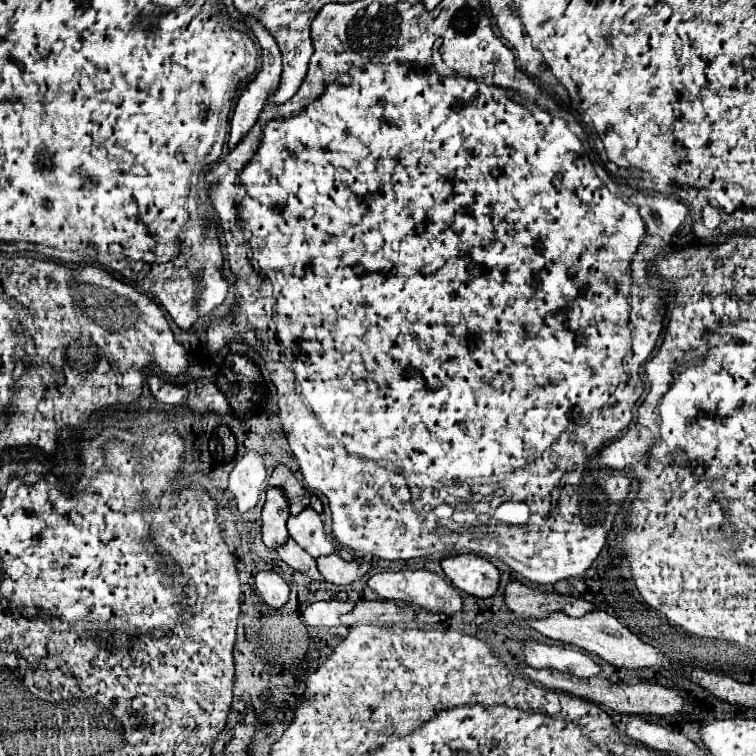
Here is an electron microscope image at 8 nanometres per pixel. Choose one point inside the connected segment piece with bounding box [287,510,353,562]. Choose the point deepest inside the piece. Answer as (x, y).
(306, 528)

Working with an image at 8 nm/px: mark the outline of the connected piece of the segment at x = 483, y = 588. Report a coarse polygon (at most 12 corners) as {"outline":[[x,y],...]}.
{"outline":[[477,554],[445,558],[455,588],[489,598],[499,570]]}

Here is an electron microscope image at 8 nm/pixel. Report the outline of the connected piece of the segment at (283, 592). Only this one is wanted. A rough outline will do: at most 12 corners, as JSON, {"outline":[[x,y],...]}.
{"outline":[[275,572],[255,576],[257,592],[271,608],[289,600],[289,584]]}

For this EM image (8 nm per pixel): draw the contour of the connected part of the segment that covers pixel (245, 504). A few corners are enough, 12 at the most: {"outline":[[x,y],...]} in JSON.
{"outline":[[247,450],[229,474],[241,512],[267,490],[265,452]]}

